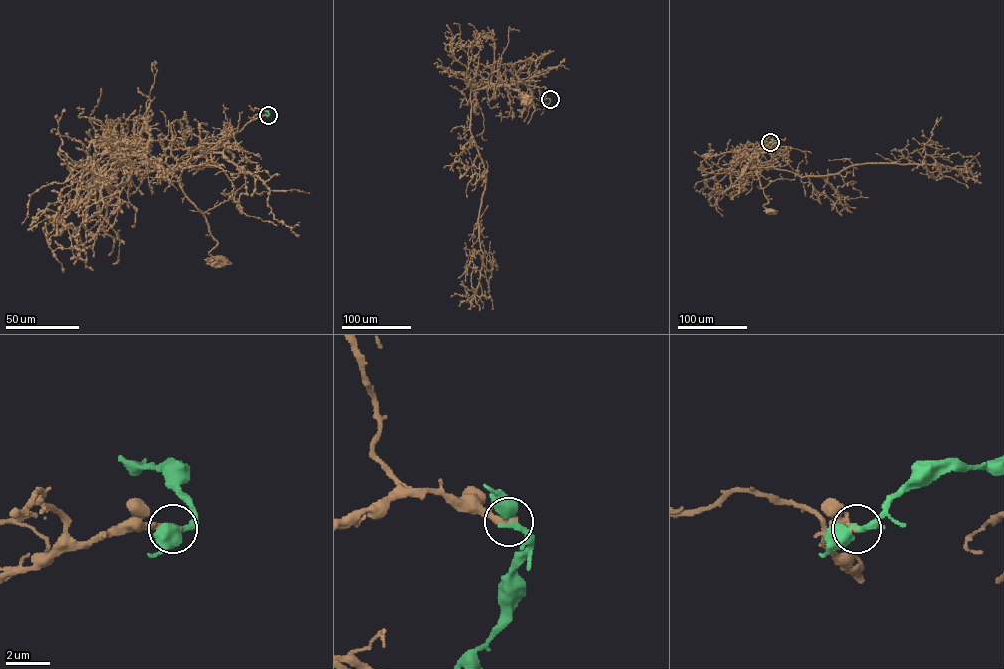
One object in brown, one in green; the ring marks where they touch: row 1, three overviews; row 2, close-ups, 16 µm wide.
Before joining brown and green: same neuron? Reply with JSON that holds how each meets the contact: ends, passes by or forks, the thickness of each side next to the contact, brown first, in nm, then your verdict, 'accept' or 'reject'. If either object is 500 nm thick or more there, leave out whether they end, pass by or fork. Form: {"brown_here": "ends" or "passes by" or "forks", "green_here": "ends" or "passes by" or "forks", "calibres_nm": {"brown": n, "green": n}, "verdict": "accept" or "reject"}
{"brown_here": "ends", "green_here": "passes by", "calibres_nm": {"brown": 320, "green": 400}, "verdict": "accept"}

